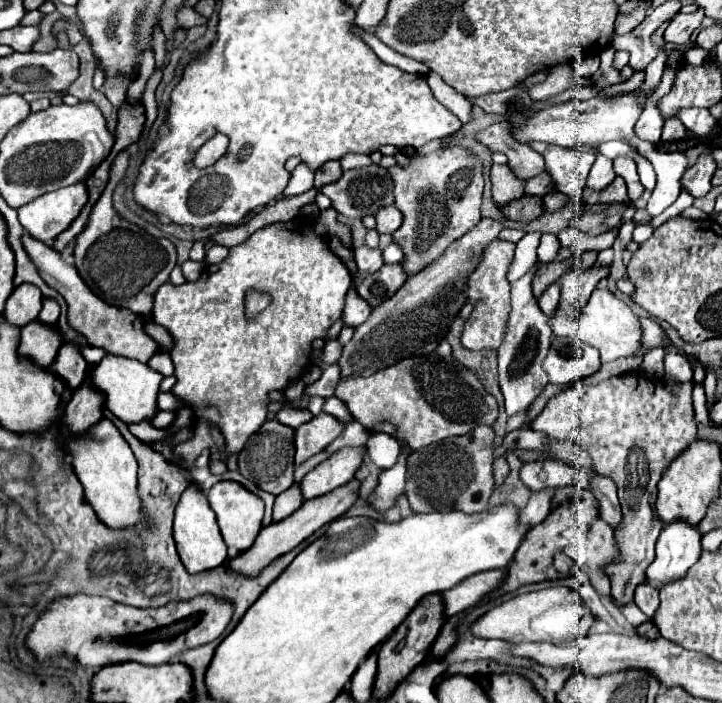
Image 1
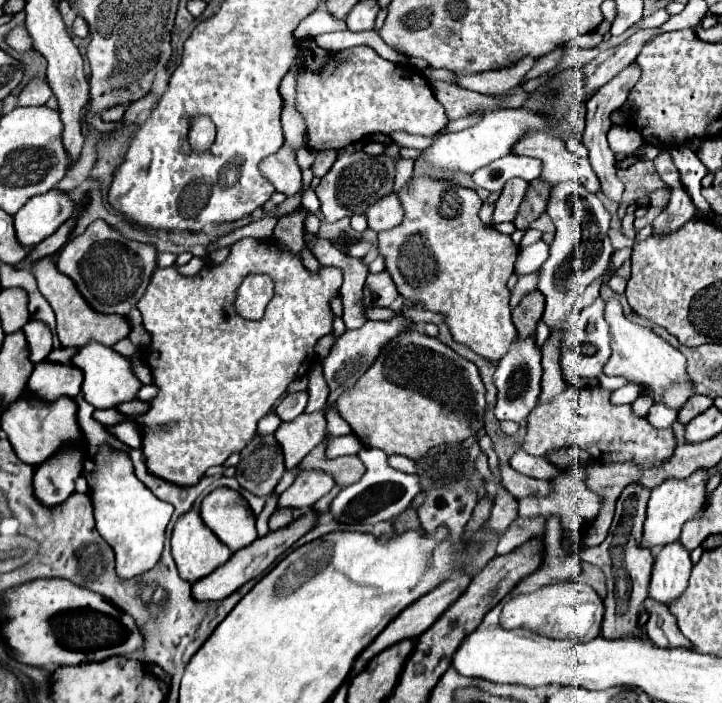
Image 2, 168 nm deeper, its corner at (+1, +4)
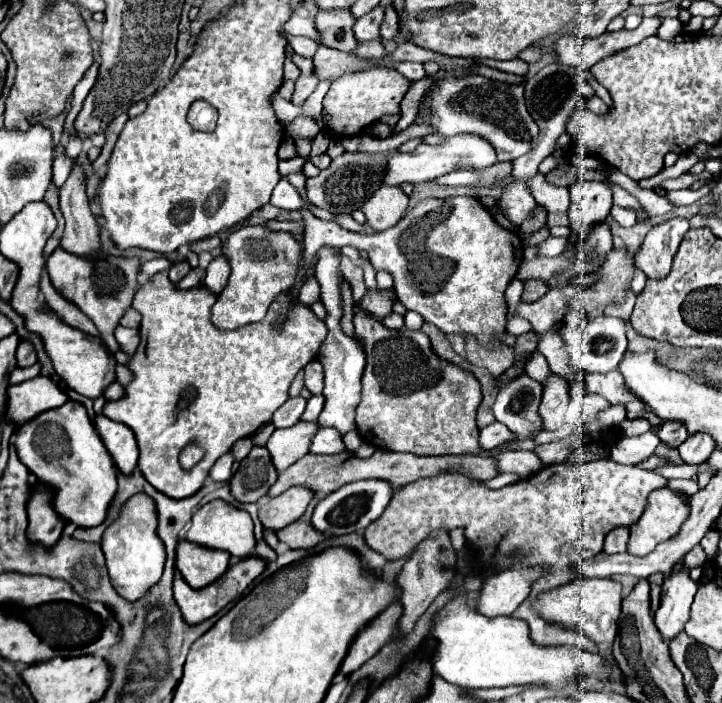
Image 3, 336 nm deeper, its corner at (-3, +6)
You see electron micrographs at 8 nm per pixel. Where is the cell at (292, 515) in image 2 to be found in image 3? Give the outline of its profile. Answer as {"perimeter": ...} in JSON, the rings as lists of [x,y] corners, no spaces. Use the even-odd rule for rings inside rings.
{"perimeter":[[[296,520],[296,524],[288,524],[288,528],[282,528],[276,534],[278,540],[288,544],[290,548],[312,548],[324,540],[324,536],[316,532],[316,528],[312,528],[308,520]]]}

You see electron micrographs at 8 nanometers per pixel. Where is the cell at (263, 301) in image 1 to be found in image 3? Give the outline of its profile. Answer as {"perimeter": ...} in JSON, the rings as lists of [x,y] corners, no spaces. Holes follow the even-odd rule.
{"perimeter":[[[244,226],[230,234],[222,254],[232,266],[228,284],[212,306],[212,322],[222,330],[260,322],[266,316],[270,302],[296,282],[300,246],[288,232],[272,232],[266,226]]]}

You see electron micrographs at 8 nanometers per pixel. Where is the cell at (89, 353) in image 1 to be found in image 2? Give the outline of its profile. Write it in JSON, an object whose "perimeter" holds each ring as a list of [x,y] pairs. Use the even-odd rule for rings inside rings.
{"perimeter":[[[60,347],[53,349],[47,357],[47,360],[56,363],[69,364],[72,356],[74,356],[77,351],[78,348],[74,347]]]}

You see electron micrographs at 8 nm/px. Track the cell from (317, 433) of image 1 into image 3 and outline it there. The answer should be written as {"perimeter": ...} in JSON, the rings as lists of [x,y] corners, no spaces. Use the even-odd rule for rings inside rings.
{"perimeter":[[[300,420],[298,424],[290,426],[290,428],[274,430],[266,448],[270,450],[272,462],[278,472],[286,470],[296,460],[300,460],[302,456],[306,456],[310,452],[310,444],[312,444],[312,438],[318,432],[318,428],[320,428],[318,422]]]}

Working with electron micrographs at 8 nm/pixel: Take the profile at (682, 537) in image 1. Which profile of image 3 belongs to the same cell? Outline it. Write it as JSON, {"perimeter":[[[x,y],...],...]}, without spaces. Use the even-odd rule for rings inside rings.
{"perimeter":[[[688,568],[672,572],[664,578],[660,608],[654,614],[654,622],[666,642],[684,630],[684,624],[690,618],[690,604],[696,588],[698,584],[690,578]]]}

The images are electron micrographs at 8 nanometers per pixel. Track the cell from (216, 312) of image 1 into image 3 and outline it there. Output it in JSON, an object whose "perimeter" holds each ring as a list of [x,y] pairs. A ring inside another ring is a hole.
{"perimeter":[[[158,272],[158,274],[150,276],[148,282],[140,286],[140,290],[136,292],[134,302],[132,302],[132,308],[138,310],[138,312],[142,314],[142,324],[140,324],[140,346],[136,348],[134,358],[132,358],[132,362],[130,362],[130,366],[128,366],[128,368],[134,372],[134,382],[126,388],[126,398],[124,398],[124,400],[108,402],[108,404],[104,406],[104,416],[108,416],[110,420],[122,422],[122,424],[126,424],[126,426],[132,428],[132,432],[136,434],[136,440],[138,440],[138,448],[140,448],[140,458],[138,458],[138,468],[140,468],[140,472],[144,474],[144,478],[146,478],[156,490],[164,492],[164,494],[170,496],[170,498],[188,498],[188,496],[196,494],[196,490],[202,488],[202,484],[204,484],[204,480],[206,480],[206,476],[208,476],[212,464],[214,464],[222,454],[230,452],[230,448],[232,448],[232,444],[234,444],[236,440],[252,436],[262,424],[266,424],[266,422],[272,420],[272,414],[288,400],[288,388],[290,388],[294,376],[296,376],[308,362],[312,362],[312,360],[318,356],[318,348],[320,348],[324,336],[328,334],[328,328],[326,328],[324,320],[320,320],[320,318],[312,312],[310,306],[306,306],[306,304],[294,300],[294,298],[292,298],[292,290],[290,290],[290,292],[282,292],[282,294],[270,304],[268,316],[266,316],[260,324],[248,324],[248,326],[236,328],[236,330],[232,330],[232,332],[224,332],[224,330],[220,330],[220,328],[216,328],[216,326],[212,324],[210,316],[212,316],[212,304],[214,304],[214,302],[216,302],[216,294],[210,292],[206,286],[198,286],[198,288],[190,288],[190,290],[180,290],[180,288],[176,288],[176,284],[168,278],[168,272]],[[188,444],[200,446],[200,448],[204,450],[204,458],[202,458],[194,468],[184,470],[184,468],[180,466],[180,462],[178,462],[178,456],[180,456],[180,452],[182,452]]]}

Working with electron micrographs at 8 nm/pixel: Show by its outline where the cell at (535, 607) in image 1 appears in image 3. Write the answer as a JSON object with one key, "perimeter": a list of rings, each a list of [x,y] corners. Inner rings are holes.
{"perimeter":[[[580,576],[572,580],[570,584],[564,584],[560,588],[552,588],[552,592],[544,592],[544,596],[536,596],[536,612],[550,620],[550,624],[560,624],[564,628],[580,628],[588,638],[594,640],[594,644],[610,644],[618,632],[618,620],[620,620],[620,594],[622,586],[610,578],[586,578]]]}

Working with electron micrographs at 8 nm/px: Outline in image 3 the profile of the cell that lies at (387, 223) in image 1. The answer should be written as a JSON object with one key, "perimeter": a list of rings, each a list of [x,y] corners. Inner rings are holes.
{"perimeter":[[[380,186],[372,198],[362,206],[368,226],[372,230],[388,230],[398,224],[398,220],[408,210],[408,196],[396,186]]]}

